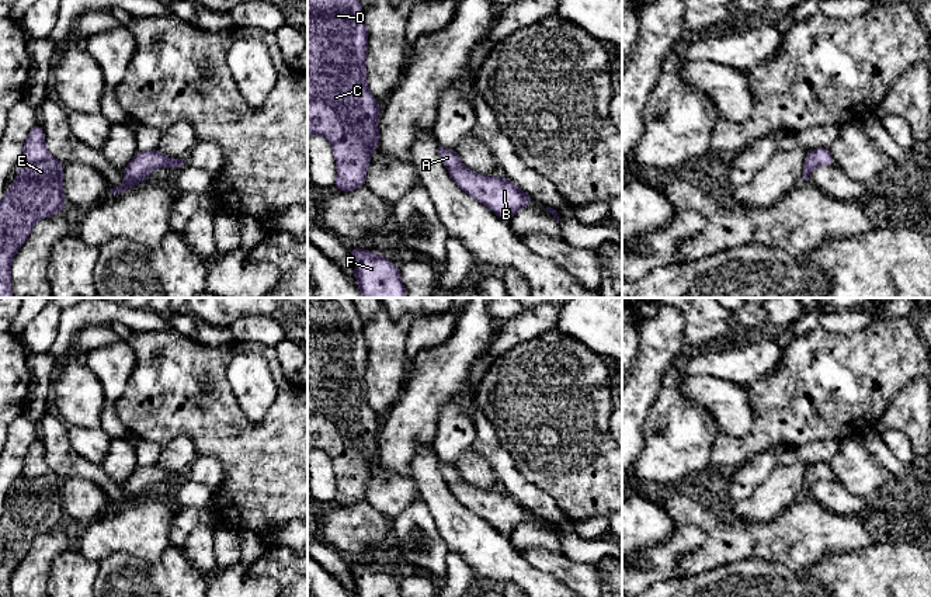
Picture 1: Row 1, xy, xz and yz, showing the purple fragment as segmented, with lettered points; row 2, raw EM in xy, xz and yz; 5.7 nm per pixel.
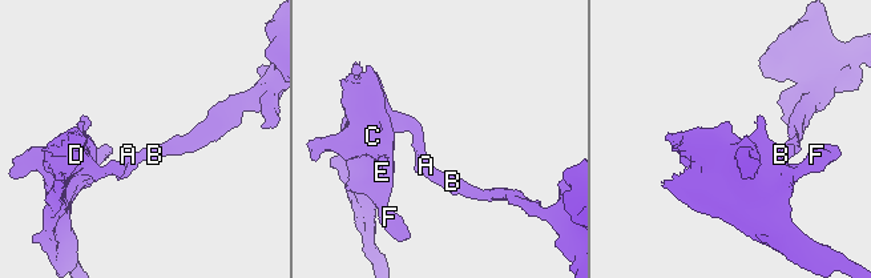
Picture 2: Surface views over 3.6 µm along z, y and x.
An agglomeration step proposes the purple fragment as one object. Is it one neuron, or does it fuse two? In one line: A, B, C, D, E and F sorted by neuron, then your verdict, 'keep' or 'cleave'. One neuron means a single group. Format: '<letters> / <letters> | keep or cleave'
A B C D E F | keep

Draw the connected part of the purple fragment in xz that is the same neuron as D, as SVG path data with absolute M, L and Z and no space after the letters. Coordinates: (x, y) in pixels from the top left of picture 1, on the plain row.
M308 298L308 452L324 451L333 461L338 507L365 500L371 468L379 459L381 419L367 399L368 344L351 298Z

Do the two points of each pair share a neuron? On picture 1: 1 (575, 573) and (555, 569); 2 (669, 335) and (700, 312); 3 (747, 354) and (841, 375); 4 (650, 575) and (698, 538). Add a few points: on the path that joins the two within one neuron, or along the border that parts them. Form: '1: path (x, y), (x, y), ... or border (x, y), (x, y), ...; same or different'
1: path (570, 572), (559, 569); same
2: border (680, 312), (684, 319), (685, 351); different
3: border (784, 349), (781, 365), (774, 372), (754, 381); different
4: path (662, 563), (687, 540); same

